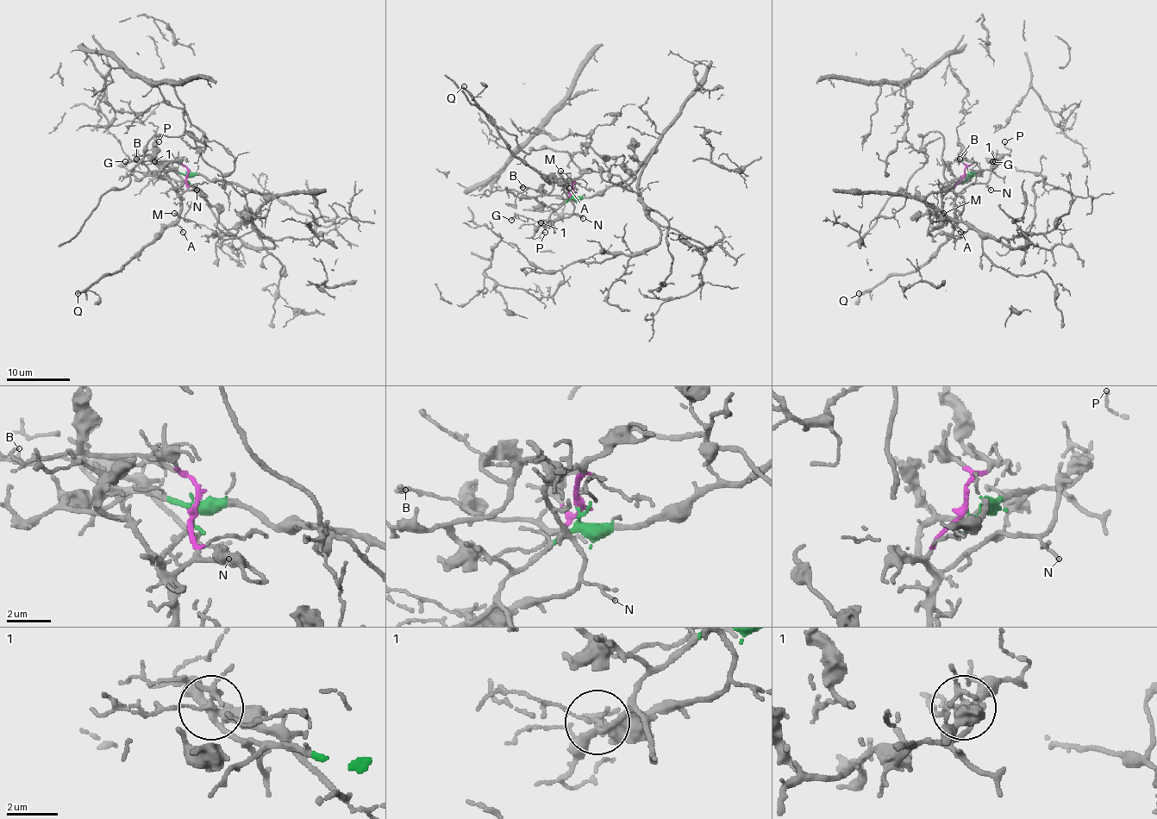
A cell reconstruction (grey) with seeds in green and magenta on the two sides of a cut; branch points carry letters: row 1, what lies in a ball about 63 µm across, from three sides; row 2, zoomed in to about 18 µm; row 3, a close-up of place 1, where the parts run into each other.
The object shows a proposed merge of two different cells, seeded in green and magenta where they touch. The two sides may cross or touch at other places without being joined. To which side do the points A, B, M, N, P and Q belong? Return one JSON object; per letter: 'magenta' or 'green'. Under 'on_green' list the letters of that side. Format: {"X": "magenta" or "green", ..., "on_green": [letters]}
{"A": "magenta", "B": "magenta", "M": "magenta", "N": "magenta", "P": "green", "Q": "magenta", "on_green": ["P"]}

